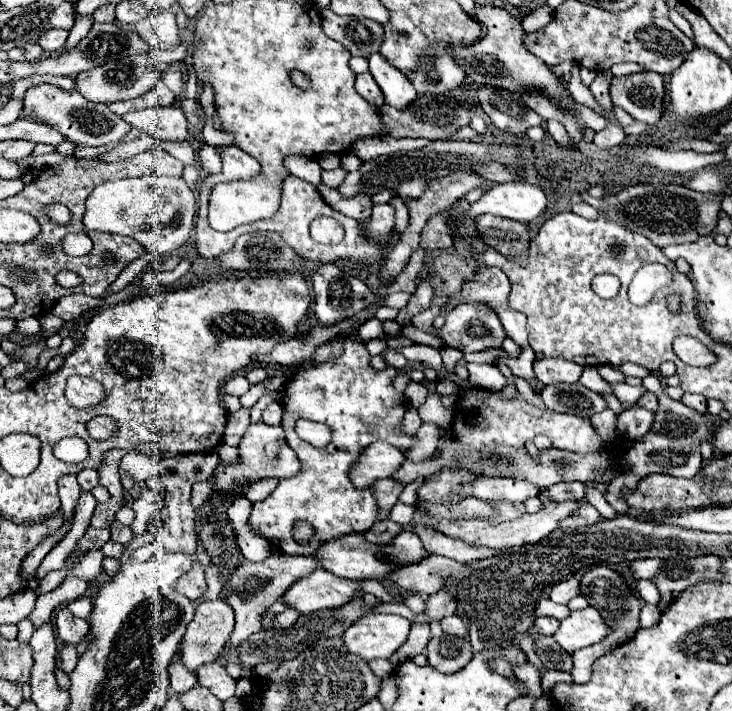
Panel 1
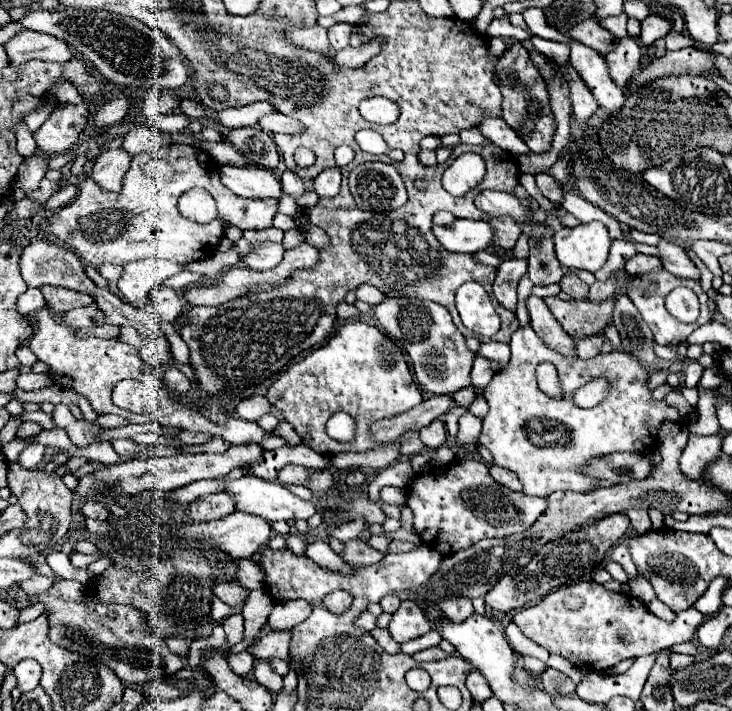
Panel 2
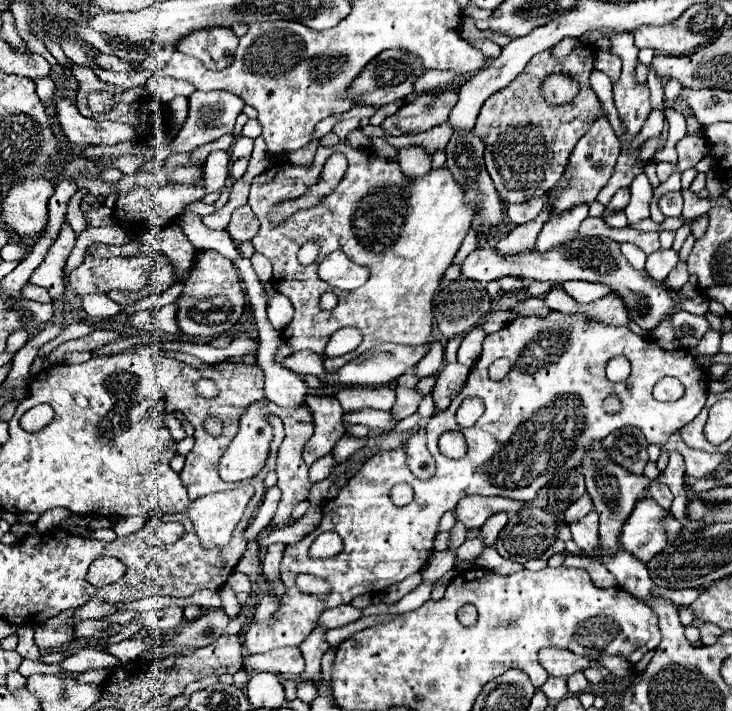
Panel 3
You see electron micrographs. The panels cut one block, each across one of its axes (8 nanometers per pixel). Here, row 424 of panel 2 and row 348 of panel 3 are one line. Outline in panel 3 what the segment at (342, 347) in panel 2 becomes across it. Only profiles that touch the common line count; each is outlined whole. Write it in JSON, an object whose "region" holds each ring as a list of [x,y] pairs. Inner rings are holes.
{"region":[[[348,144],[320,146],[312,166],[292,162],[270,166],[252,180],[248,204],[260,218],[260,230],[252,238],[252,244],[258,254],[270,258],[274,266],[274,288],[282,296],[288,296],[296,310],[292,322],[282,332],[284,342],[294,350],[324,354],[328,338],[338,328],[356,326],[362,330],[364,340],[354,352],[324,360],[326,372],[336,372],[340,366],[382,342],[420,346],[428,340],[438,280],[452,264],[452,258],[476,218],[476,208],[464,202],[464,188],[446,166],[432,168],[420,180],[410,180],[402,174],[398,162],[384,160],[376,156],[374,150],[356,150]],[[336,152],[342,152],[350,162],[346,178],[342,178],[336,192],[326,196],[318,206],[298,210],[282,224],[272,224],[272,206],[284,200],[296,200],[308,186],[316,184],[322,166]],[[310,240],[320,242],[322,254],[342,250],[350,260],[366,264],[370,268],[368,282],[352,292],[340,292],[318,278],[318,262],[300,266],[296,252]],[[324,292],[338,296],[334,310],[318,308],[318,298]]]}

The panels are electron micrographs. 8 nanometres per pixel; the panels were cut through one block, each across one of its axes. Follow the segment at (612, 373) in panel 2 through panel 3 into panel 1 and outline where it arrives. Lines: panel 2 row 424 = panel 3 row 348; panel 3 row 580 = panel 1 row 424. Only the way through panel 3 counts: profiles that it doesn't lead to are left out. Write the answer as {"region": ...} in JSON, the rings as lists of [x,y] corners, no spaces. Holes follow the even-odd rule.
{"region":[[[346,338],[346,340],[342,340],[342,344],[344,344],[342,356],[338,356],[332,362],[318,364],[318,366],[306,370],[306,372],[300,372],[286,382],[282,426],[286,430],[286,442],[296,452],[296,458],[300,460],[302,468],[296,476],[282,478],[278,482],[276,490],[266,500],[256,502],[252,506],[252,516],[250,516],[252,530],[262,534],[270,544],[274,544],[274,548],[284,550],[288,554],[306,554],[308,556],[308,554],[314,554],[324,540],[330,540],[334,536],[354,534],[354,532],[366,532],[368,528],[372,528],[372,524],[376,524],[376,500],[374,500],[372,488],[366,488],[366,490],[352,488],[350,478],[348,478],[350,466],[354,464],[356,456],[360,456],[360,452],[368,444],[372,444],[374,440],[388,440],[390,444],[394,444],[400,450],[406,450],[416,442],[416,436],[406,436],[400,430],[402,418],[404,418],[404,412],[406,412],[406,400],[392,386],[396,370],[392,366],[388,366],[386,370],[374,370],[370,366],[370,354],[368,354],[366,346],[358,340]],[[298,418],[308,418],[308,420],[314,420],[314,422],[328,424],[332,428],[332,442],[326,448],[314,448],[308,442],[300,440],[294,432],[294,424],[296,424]],[[298,520],[310,522],[310,526],[314,528],[314,542],[300,546],[294,540],[292,528]]]}

